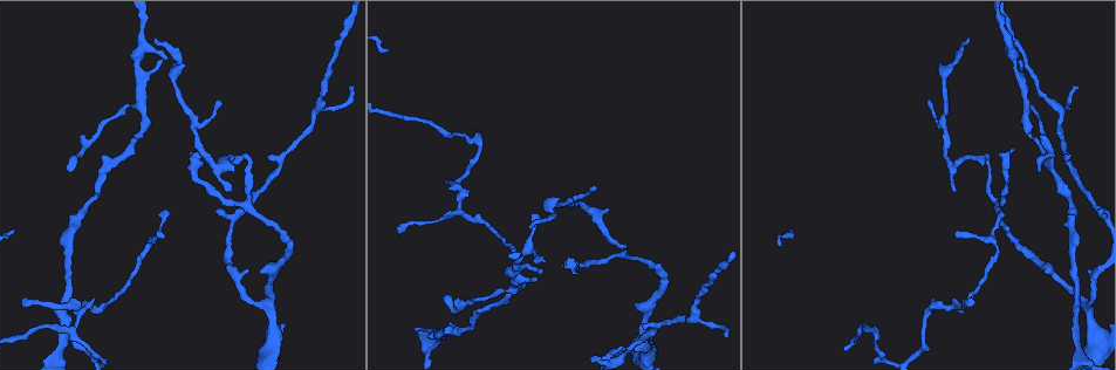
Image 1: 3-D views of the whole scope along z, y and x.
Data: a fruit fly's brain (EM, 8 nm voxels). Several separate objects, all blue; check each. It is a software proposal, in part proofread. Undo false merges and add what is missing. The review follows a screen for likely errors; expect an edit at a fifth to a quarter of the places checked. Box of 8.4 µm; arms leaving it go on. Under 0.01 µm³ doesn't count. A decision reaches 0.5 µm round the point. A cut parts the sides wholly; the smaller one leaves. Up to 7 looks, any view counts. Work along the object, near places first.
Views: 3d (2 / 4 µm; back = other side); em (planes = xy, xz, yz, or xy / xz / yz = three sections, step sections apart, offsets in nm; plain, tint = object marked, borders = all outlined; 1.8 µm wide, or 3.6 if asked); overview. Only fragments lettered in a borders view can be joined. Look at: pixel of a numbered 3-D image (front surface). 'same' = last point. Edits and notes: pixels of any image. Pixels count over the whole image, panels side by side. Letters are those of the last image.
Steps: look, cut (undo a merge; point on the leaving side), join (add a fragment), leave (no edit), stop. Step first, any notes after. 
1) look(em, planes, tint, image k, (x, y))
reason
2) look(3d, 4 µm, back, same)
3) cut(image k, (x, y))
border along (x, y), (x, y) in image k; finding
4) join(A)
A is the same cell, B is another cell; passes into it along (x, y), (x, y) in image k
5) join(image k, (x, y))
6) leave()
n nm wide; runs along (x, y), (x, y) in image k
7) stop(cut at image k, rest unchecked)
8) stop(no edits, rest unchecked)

look(em, yz, step 16, borders, image 1, (160, 60))

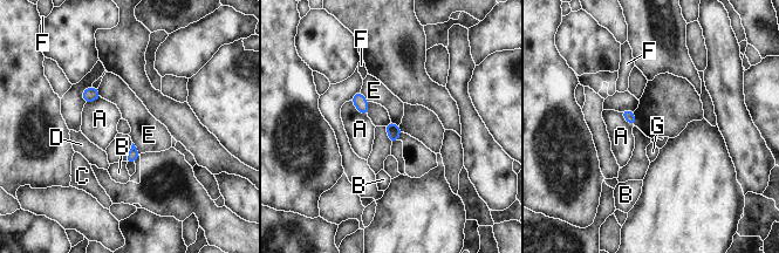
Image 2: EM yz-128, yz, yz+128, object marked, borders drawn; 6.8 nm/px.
leave()
A touches over 160 nm; A, B, C, D, E, F and G are other cells; border along (132, 142), (139, 154) in image 2; none of them fits

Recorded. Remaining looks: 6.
look(3d, 4 µm, image 1, (457, 213))
arms part here

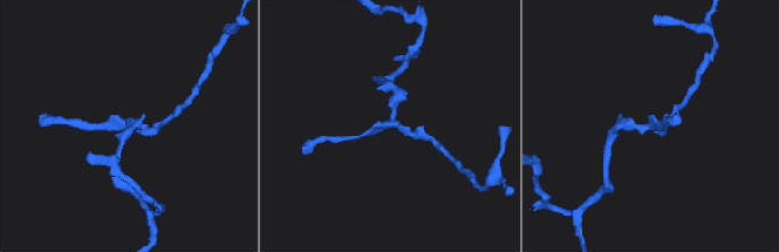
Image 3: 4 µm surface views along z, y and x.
look(em, planes, tint, image 3, (648, 127))
shape alone is not enough

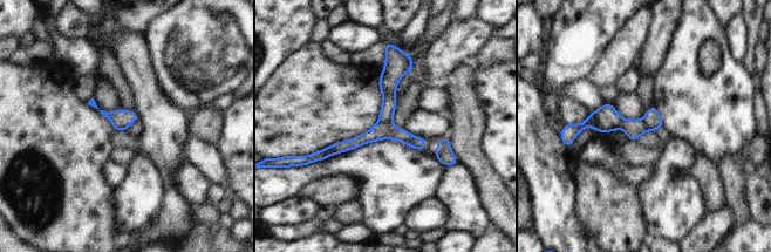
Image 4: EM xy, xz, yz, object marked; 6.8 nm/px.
look(em, planes, borders, same)

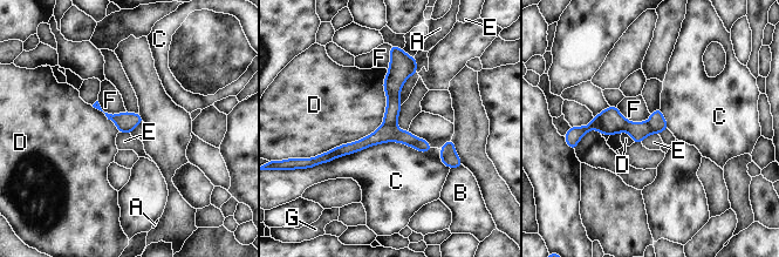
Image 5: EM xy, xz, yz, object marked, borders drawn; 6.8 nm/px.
leave()
A, B, C, D, E, F and G are other cells; border along (657, 133), (651, 133), (641, 142) in image 5; all the same neuron

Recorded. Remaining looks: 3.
look(3d, 4 µm, back, image 1, (442, 298))
tapers out

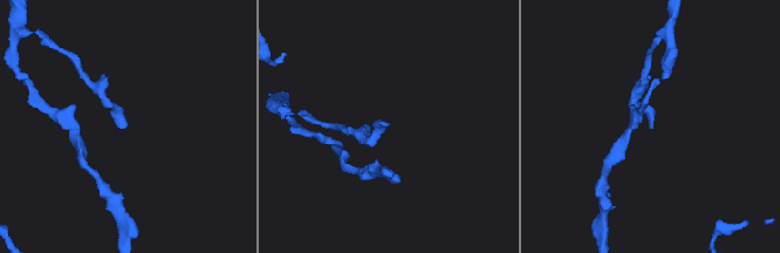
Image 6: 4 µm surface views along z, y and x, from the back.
look(em, yz, step 8, borders, image 6, (383, 121))

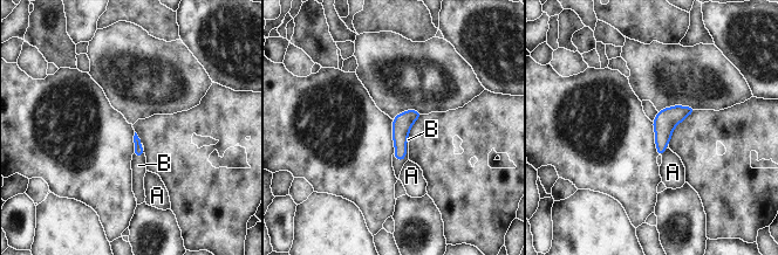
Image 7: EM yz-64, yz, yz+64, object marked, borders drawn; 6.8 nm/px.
look(em, planes, borders, same)

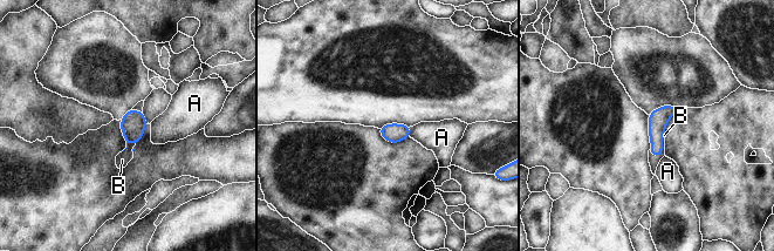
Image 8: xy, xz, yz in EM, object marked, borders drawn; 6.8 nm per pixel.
join(B)
B is the same cell, A is another cell; passes into it along (658, 119), (662, 149), (653, 162) in image 8; it goes on there

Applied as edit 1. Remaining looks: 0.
stop(join at image 8, rest unchecked)

